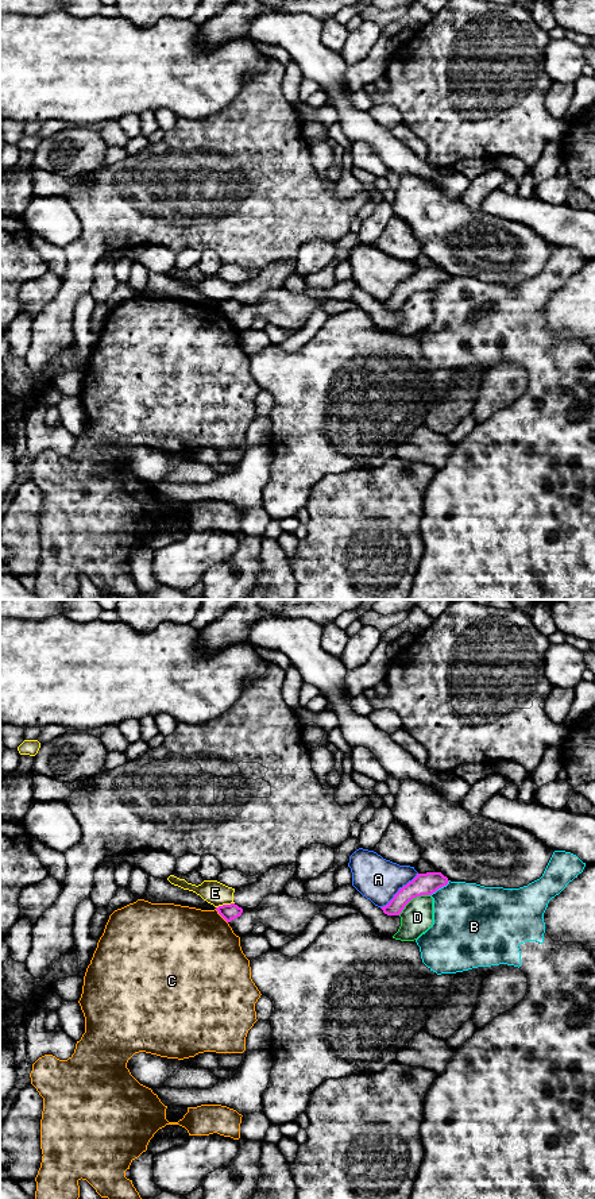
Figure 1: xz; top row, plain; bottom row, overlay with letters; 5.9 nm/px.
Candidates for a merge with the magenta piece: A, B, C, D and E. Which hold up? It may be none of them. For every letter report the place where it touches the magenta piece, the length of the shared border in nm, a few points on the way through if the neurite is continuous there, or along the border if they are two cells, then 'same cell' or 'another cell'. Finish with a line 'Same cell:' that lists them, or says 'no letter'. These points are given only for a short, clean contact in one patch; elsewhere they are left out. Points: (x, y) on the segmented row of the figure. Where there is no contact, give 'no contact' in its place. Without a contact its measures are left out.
A: xz (400, 890) | 300 nm | another cell
B: xz (440, 887) | 150 nm | another cell
C: xz (220, 914) | 120 nm | another cell
D: xz (413, 897) | 220 nm | another cell
E: xz (224, 905) | 120 nm | along xz (234, 902), (216, 908) | another cell
Same cell: no letter

